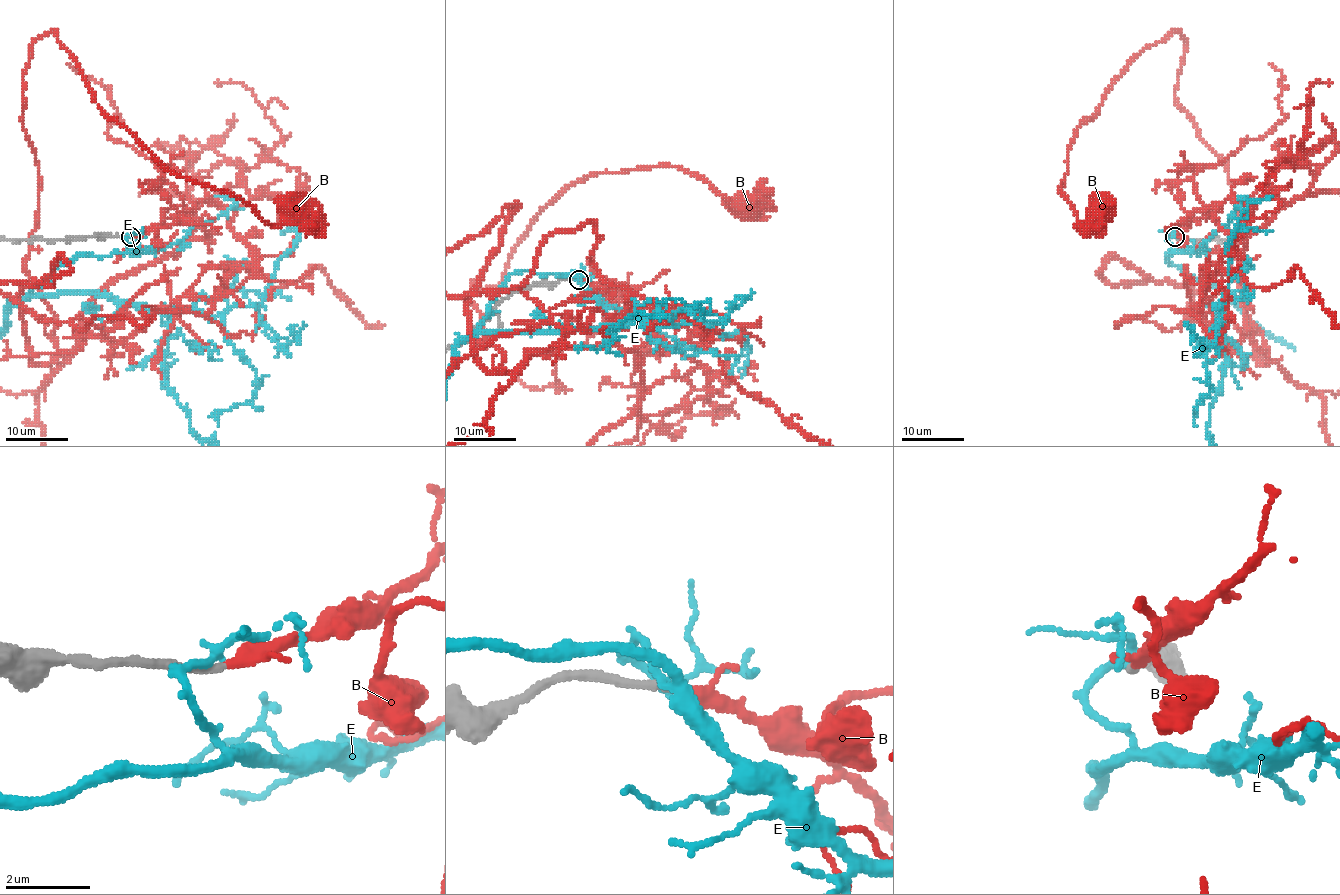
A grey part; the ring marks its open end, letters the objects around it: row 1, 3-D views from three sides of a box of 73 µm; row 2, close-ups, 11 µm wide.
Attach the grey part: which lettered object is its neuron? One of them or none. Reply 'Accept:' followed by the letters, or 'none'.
Accept: B

